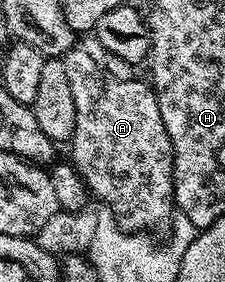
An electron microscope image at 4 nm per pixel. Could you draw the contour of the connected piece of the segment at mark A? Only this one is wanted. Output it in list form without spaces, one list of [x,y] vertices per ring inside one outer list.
[[[81,36],[74,41],[72,48],[63,56],[67,64],[67,77],[71,84],[71,93],[75,99],[75,132],[71,139],[71,147],[73,146],[71,161],[74,168],[79,172],[81,179],[85,182],[85,187],[88,188],[90,195],[94,199],[98,198],[98,203],[104,204],[114,213],[122,229],[149,232],[153,230],[152,226],[163,225],[164,227],[170,221],[175,210],[173,201],[173,145],[167,136],[167,128],[163,128],[163,116],[159,116],[159,100],[156,92],[153,91],[152,85],[145,83],[144,86],[141,80],[131,82],[115,80],[115,76],[111,76],[111,72],[107,72],[105,55],[103,44],[99,44],[97,37]]]

